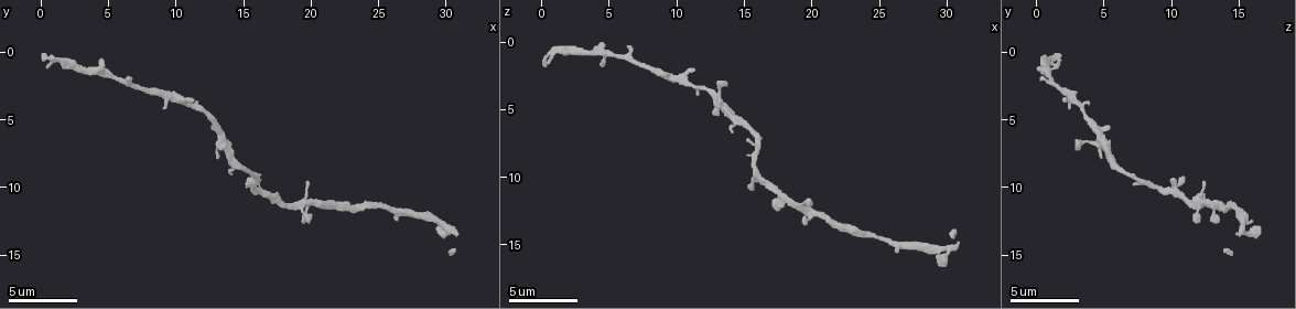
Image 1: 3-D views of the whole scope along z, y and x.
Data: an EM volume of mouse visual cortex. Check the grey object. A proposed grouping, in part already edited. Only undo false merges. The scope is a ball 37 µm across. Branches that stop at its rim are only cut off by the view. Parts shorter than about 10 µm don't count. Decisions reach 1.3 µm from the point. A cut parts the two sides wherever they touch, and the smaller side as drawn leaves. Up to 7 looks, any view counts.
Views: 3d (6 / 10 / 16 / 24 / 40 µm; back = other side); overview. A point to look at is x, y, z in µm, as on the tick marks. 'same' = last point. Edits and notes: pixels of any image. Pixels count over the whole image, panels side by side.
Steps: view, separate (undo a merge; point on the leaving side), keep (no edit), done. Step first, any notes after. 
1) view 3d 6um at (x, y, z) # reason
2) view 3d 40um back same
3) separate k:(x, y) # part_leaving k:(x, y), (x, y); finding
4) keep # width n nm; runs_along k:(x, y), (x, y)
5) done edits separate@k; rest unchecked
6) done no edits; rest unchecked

view 3d 10um at (19.8, 11.0, 12.4) # narrows sharply

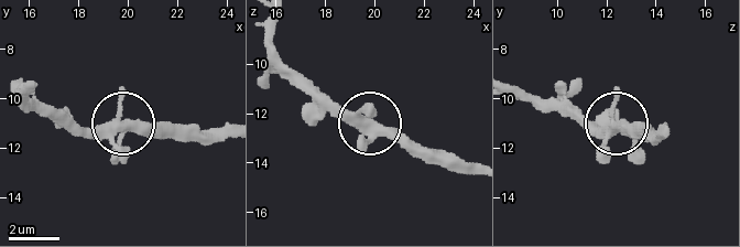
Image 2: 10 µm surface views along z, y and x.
keep # runs_along 2:(273, 22), (279, 61), (343, 108), (399, 132), (428, 159); one neuron here

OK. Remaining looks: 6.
view 3d 16um at (26.4, 11.6, 14.8) # sudden change in width

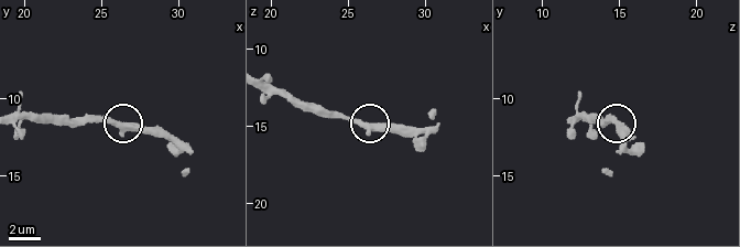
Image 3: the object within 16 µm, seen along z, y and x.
view 3d 16um back at (26.4, 11.6, 14.8)

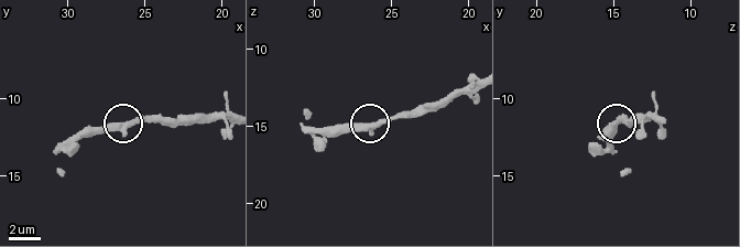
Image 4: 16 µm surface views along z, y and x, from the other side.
keep # one neuron here

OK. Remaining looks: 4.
view 3d 10um at (11.0, 3.8, 3.0) # four-way junction

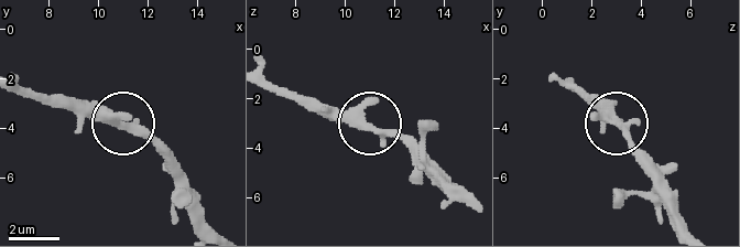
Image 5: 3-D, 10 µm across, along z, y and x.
keep # runs_along 5:(465, 197), (395, 137), (315, 109); continuous, no second neuron

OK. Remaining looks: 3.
view 3d 10um at (16.0, 9.6, 7.4)

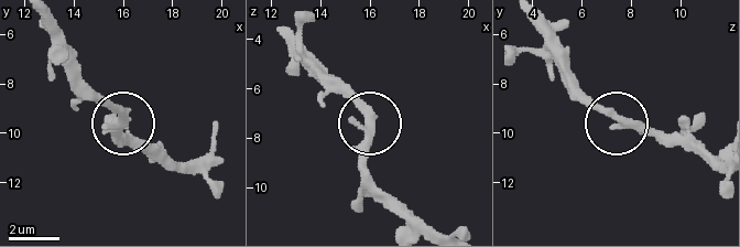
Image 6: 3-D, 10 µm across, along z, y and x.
keep # arms 3; runs_along 6:(616, 119), (565, 75); all the same neuron

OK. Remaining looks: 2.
done no edits; rest unchecked

